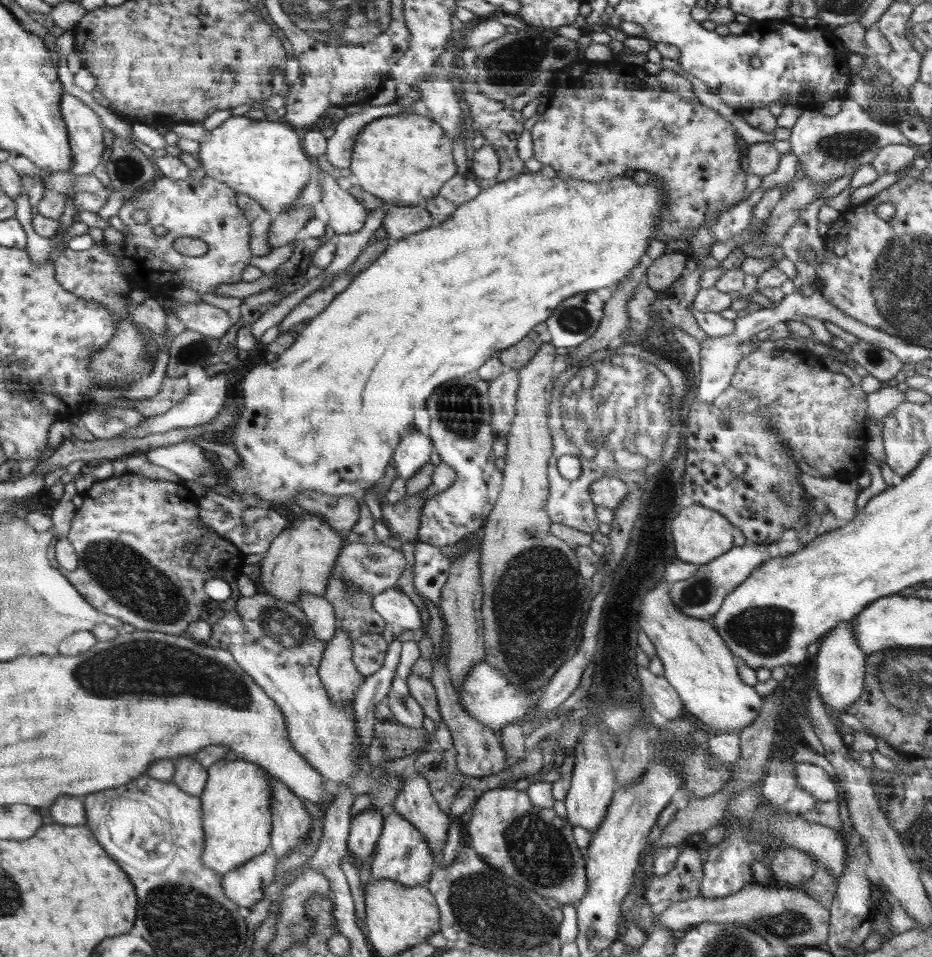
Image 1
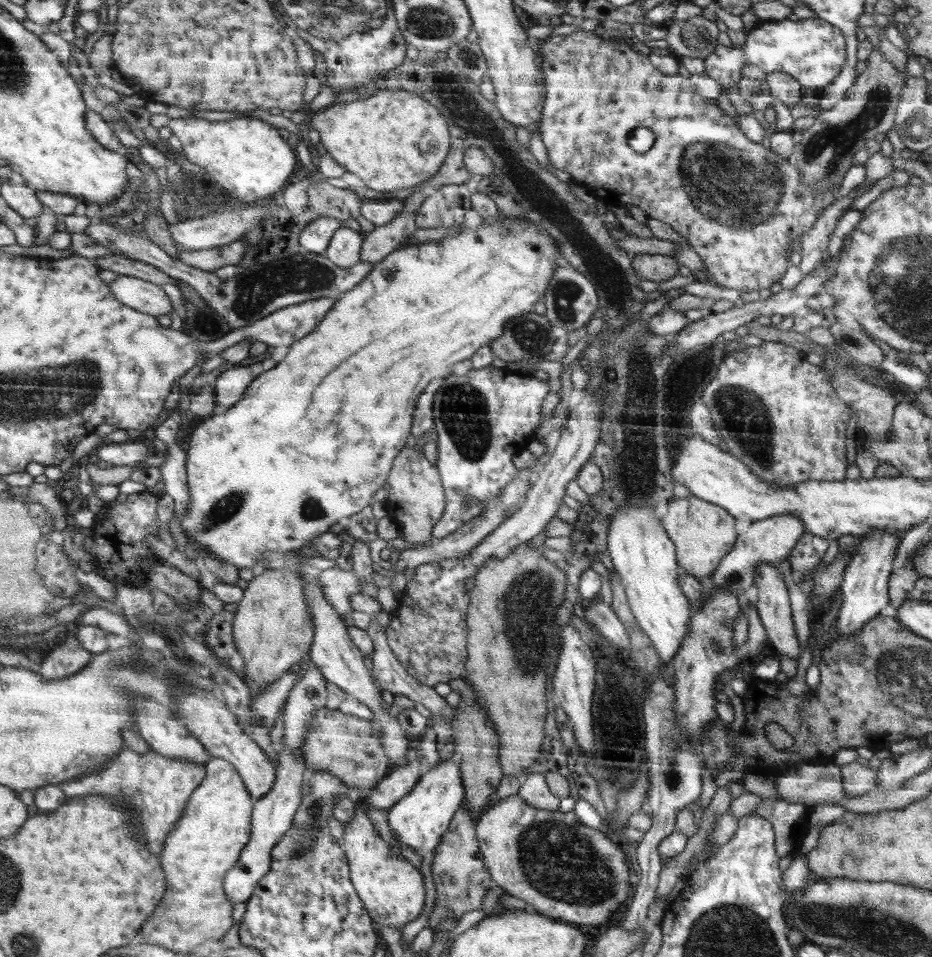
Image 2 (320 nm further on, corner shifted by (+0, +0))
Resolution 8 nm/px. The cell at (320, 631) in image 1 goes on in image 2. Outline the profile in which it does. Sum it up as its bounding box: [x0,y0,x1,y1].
[223,653,328,906]

